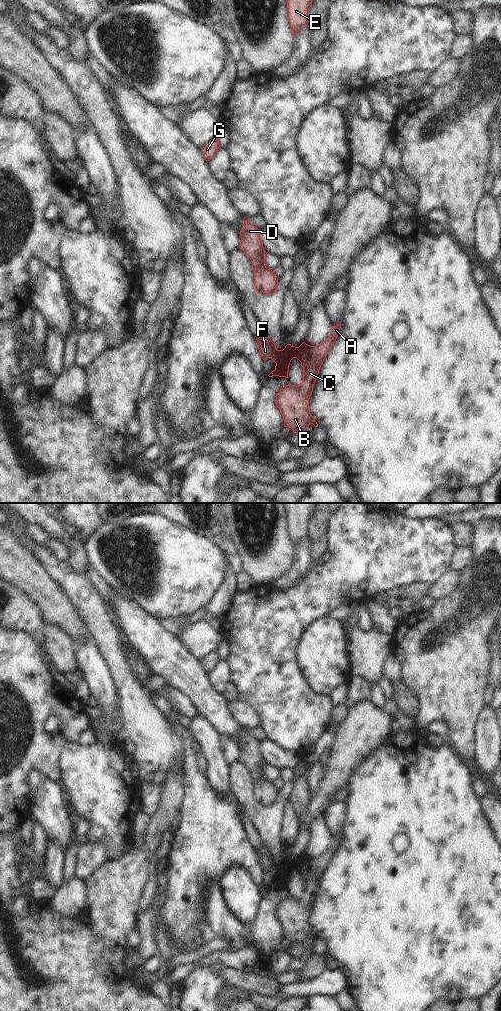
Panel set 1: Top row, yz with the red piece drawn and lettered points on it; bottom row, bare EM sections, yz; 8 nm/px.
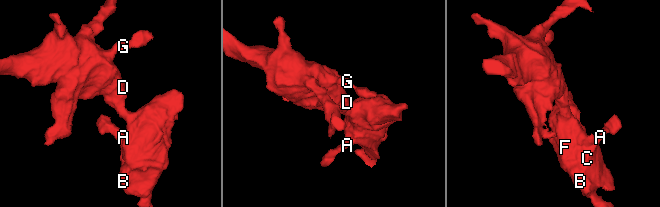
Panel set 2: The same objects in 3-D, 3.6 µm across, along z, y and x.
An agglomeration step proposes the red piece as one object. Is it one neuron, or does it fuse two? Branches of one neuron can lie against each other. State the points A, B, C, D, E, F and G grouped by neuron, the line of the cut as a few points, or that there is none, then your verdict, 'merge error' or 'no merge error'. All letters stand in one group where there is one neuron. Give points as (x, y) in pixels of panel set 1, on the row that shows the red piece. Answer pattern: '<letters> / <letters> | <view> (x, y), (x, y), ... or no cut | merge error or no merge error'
A B C D E F G | no cut | no merge error

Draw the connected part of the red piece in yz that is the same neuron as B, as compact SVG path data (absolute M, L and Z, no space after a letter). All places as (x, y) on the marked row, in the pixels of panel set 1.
M341 324L333 326L331 335L325 340L324 343L318 346L310 346L303 342L299 347L287 344L283 350L278 350L275 344L271 341L270 337L265 333L256 338L258 343L258 350L262 359L265 361L267 358L271 358L276 363L275 369L268 375L269 377L279 376L288 378L289 365L291 360L293 358L297 358L301 362L301 366L303 368L303 381L301 385L295 386L289 383L287 386L280 389L280 391L276 394L275 403L282 413L284 427L289 427L292 429L292 431L301 432L304 435L304 438L309 434L310 424L318 427L314 417L310 414L309 399L312 394L320 367L330 348L334 345L339 335L340 329Z

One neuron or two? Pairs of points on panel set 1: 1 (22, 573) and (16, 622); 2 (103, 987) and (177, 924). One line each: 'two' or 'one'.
1: two
2: two

